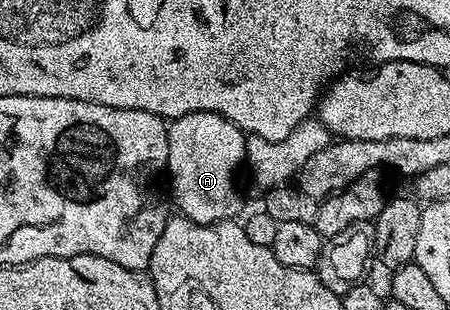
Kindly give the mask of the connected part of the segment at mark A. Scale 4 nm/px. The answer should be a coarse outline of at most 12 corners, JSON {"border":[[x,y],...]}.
{"border":[[212,111],[167,128],[182,218],[222,223],[243,199],[247,135]]}

